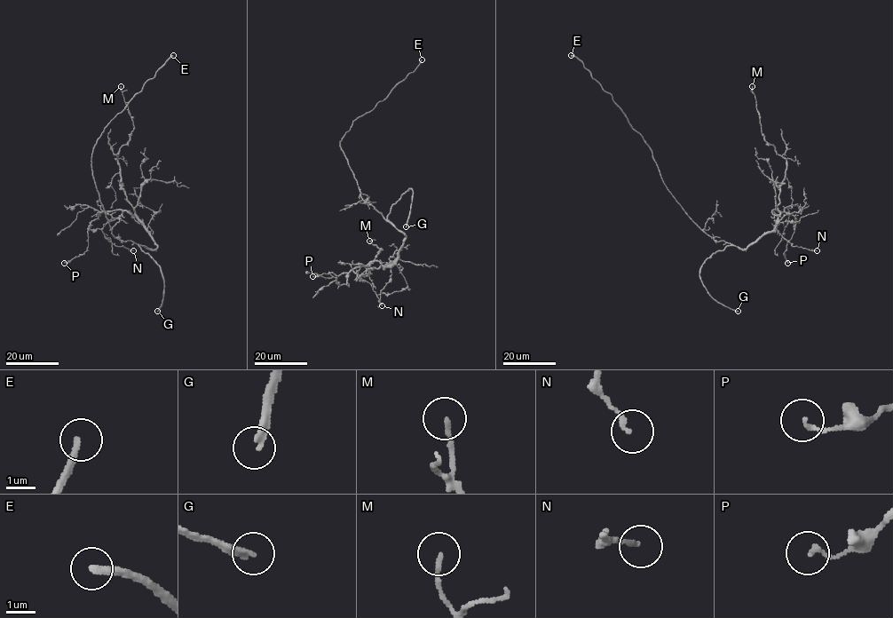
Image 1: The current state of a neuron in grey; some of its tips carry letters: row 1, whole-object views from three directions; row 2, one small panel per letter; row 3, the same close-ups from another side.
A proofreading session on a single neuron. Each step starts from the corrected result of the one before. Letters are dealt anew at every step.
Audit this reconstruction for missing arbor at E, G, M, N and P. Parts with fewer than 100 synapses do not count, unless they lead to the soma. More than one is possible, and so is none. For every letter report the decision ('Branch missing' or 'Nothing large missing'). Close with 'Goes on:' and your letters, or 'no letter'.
E: Branch missing
G: Branch missing
M: Nothing large missing
N: Nothing large missing
P: Nothing large missing
Goes on: E, G

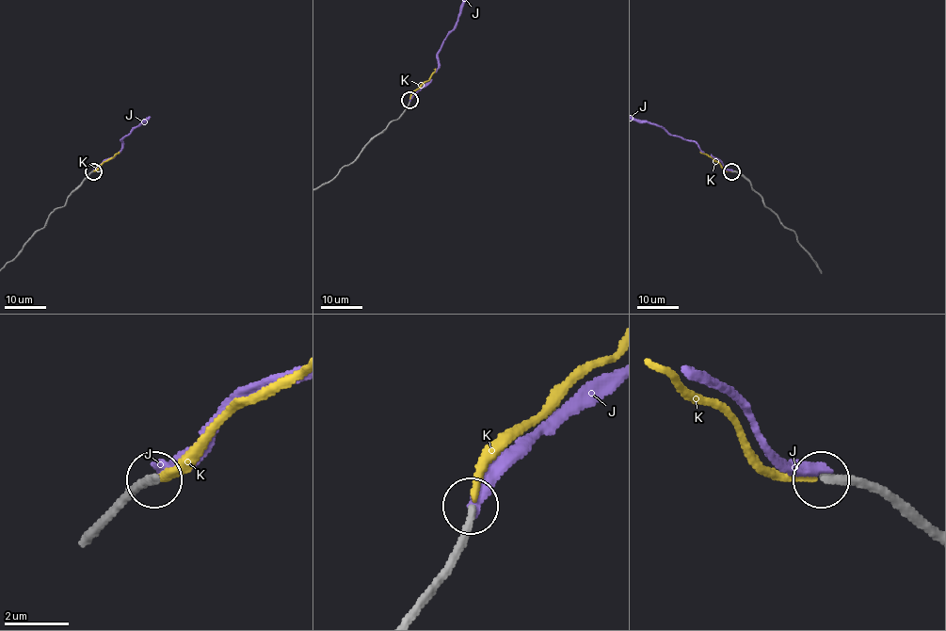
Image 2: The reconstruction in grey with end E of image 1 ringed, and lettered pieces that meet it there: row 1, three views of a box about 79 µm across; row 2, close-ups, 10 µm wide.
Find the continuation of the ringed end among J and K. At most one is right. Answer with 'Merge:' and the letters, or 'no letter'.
Merge: K

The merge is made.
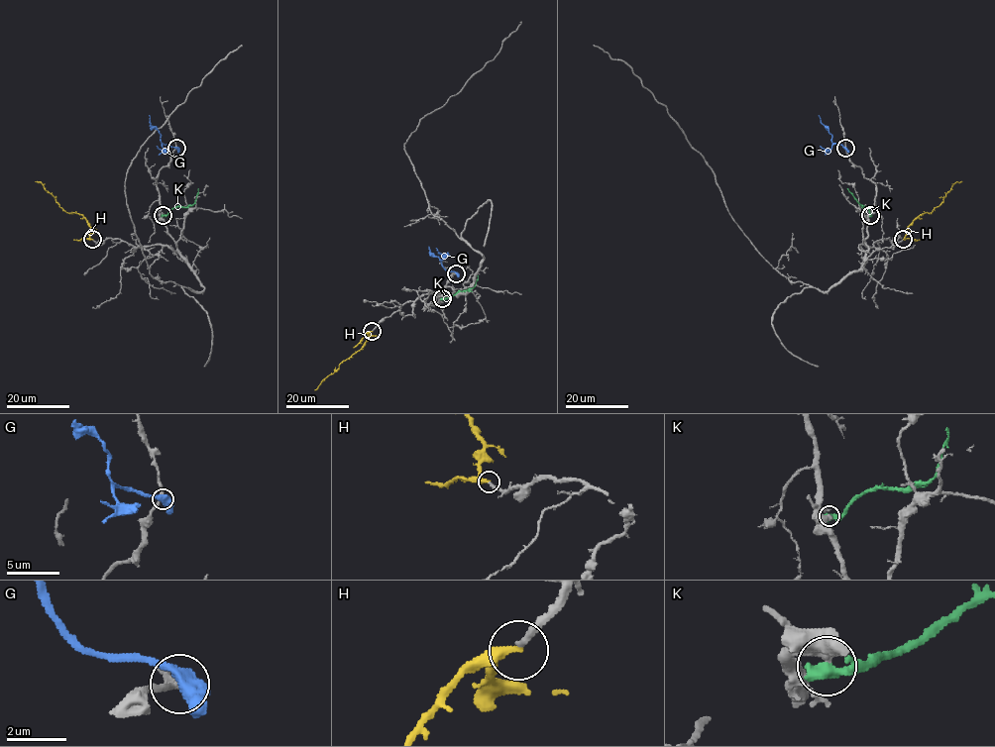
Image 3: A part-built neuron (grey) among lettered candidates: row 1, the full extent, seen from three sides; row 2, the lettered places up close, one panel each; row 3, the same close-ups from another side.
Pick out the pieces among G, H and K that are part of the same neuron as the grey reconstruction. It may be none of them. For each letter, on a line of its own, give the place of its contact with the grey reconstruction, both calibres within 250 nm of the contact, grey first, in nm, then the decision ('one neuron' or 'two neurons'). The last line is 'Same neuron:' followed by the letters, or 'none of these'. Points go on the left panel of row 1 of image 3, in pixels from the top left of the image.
G: (176, 148) | 200/480 nm | two neurons
H: (92, 239) | 240/320 nm | one neuron
K: (163, 215) | 440/400 nm | two neurons
Same neuron: H

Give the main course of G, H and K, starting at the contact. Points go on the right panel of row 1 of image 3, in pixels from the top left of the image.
G: (845, 148), (831, 142), (831, 136), (819, 115)
H: (904, 240), (908, 227), (916, 219), (939, 205), (952, 186), (961, 181)
K: (870, 215), (846, 188)

